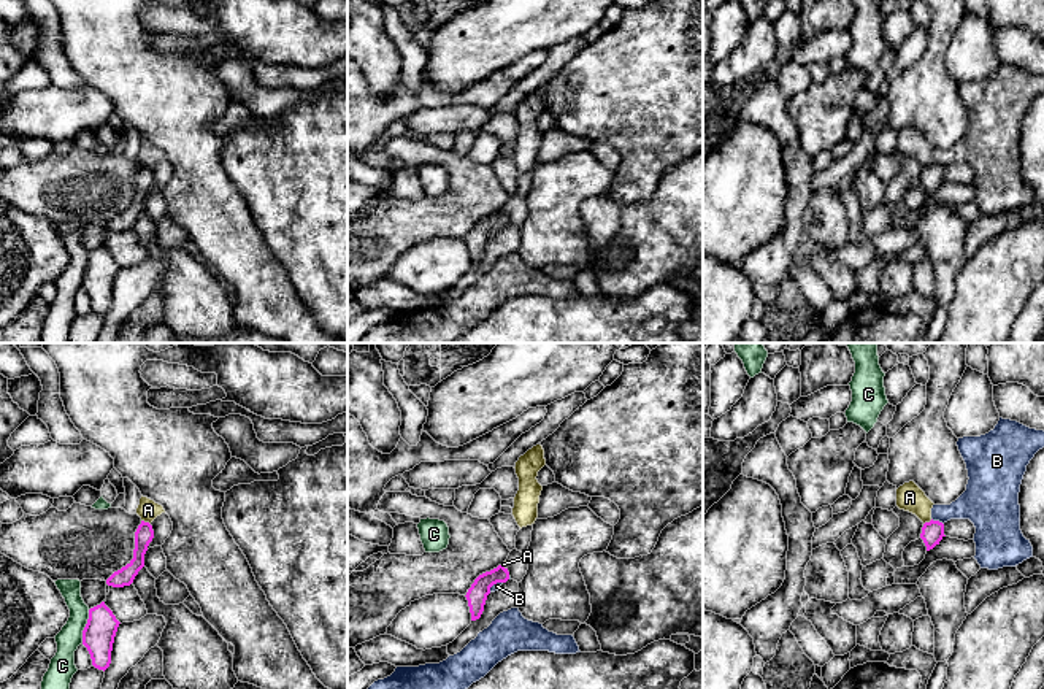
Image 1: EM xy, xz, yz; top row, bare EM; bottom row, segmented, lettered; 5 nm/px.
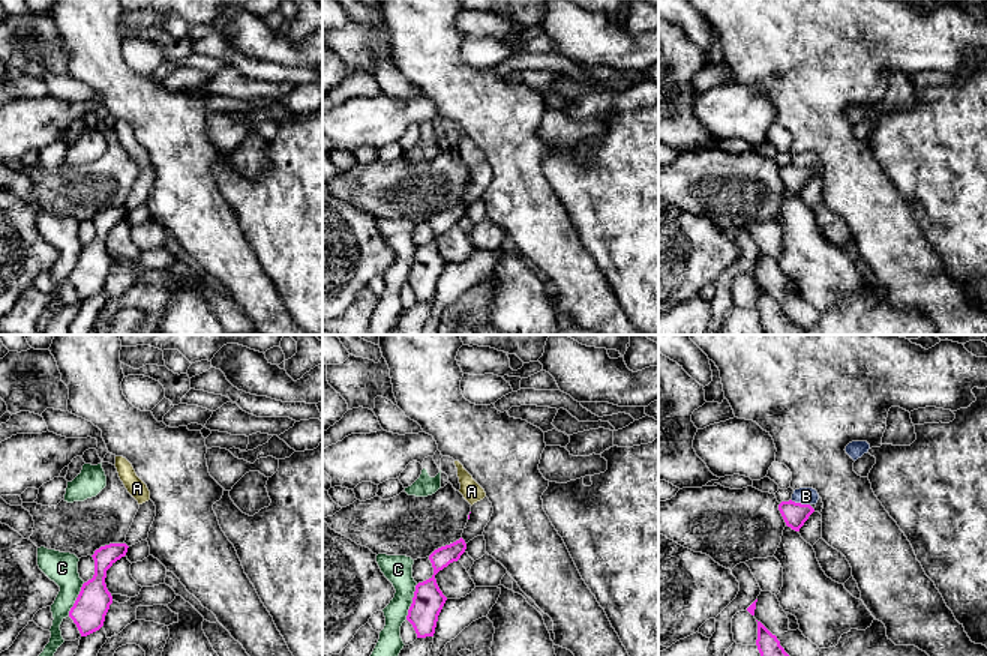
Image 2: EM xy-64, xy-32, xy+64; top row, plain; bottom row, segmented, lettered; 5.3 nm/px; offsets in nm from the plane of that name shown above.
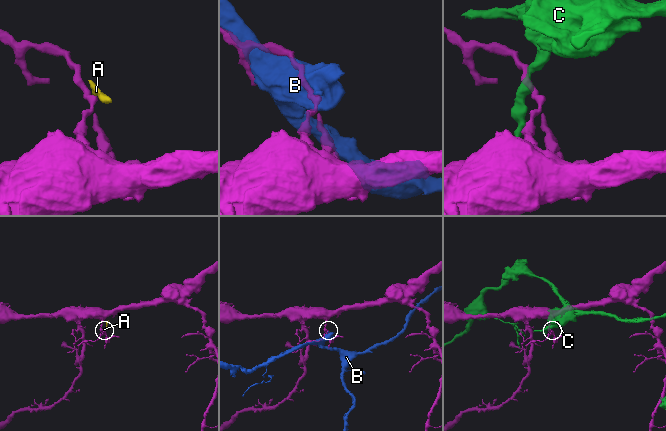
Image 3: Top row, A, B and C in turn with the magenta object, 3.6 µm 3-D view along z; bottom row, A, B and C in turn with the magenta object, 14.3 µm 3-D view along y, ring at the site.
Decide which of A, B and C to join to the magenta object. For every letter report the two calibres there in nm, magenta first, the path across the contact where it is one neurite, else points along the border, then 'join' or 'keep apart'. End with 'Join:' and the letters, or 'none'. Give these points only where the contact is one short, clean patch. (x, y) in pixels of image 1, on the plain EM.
A: 90/110 nm | along xy (142, 164), (149, 169) | keep apart
B: 110/220 nm | keep apart
C: 160/130 nm | keep apart
Join: none

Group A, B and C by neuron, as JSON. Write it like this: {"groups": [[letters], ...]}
{"groups": [["A", "B"], ["C"]]}

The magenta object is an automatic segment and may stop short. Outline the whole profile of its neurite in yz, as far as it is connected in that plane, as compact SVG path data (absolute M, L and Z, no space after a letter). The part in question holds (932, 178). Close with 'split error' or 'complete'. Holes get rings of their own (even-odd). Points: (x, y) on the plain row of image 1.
M939 165L925 167L920 183L923 184L927 195L933 194L944 183L944 168Z; complete

